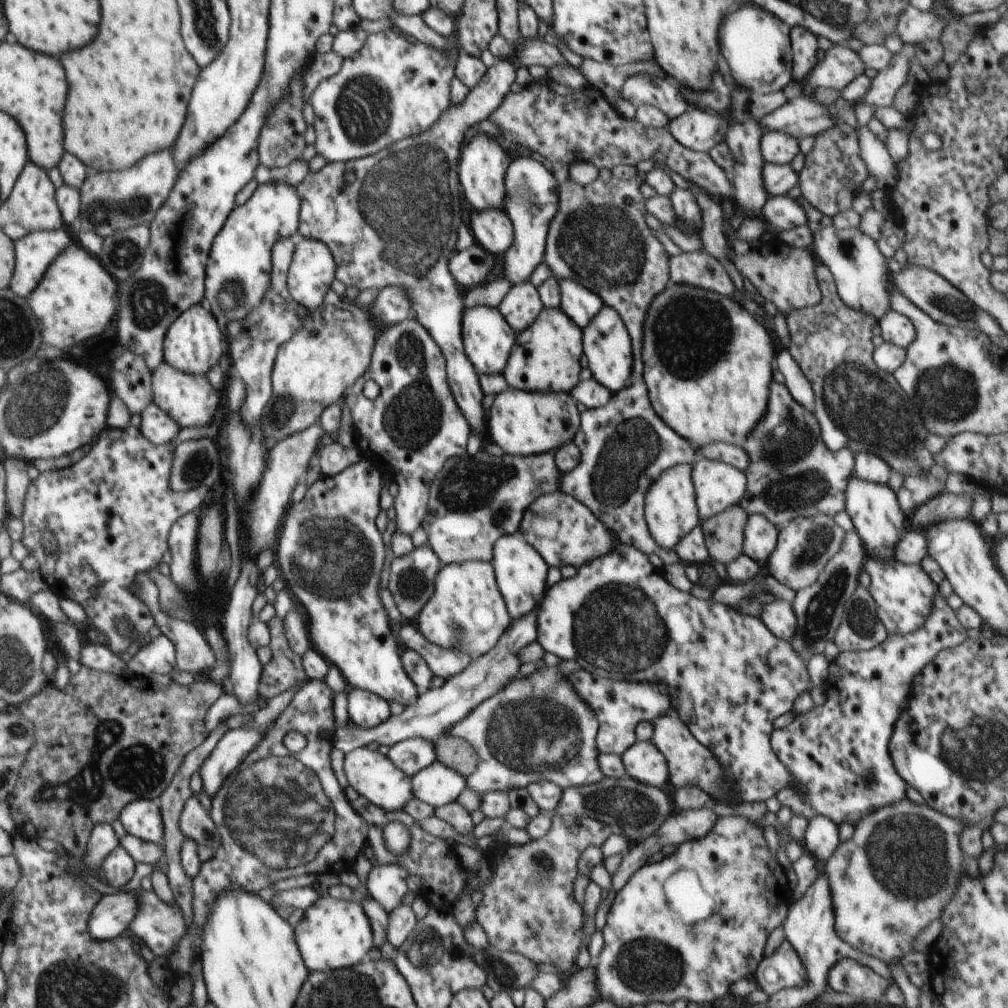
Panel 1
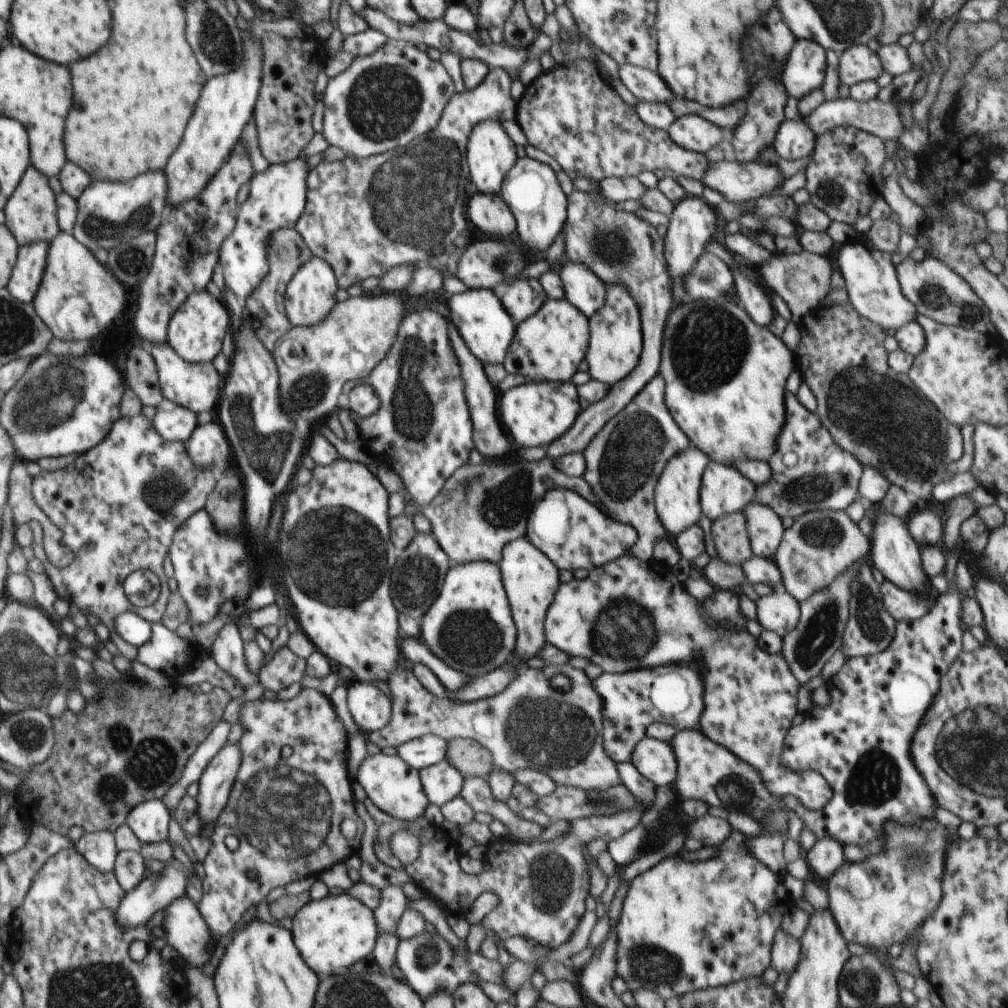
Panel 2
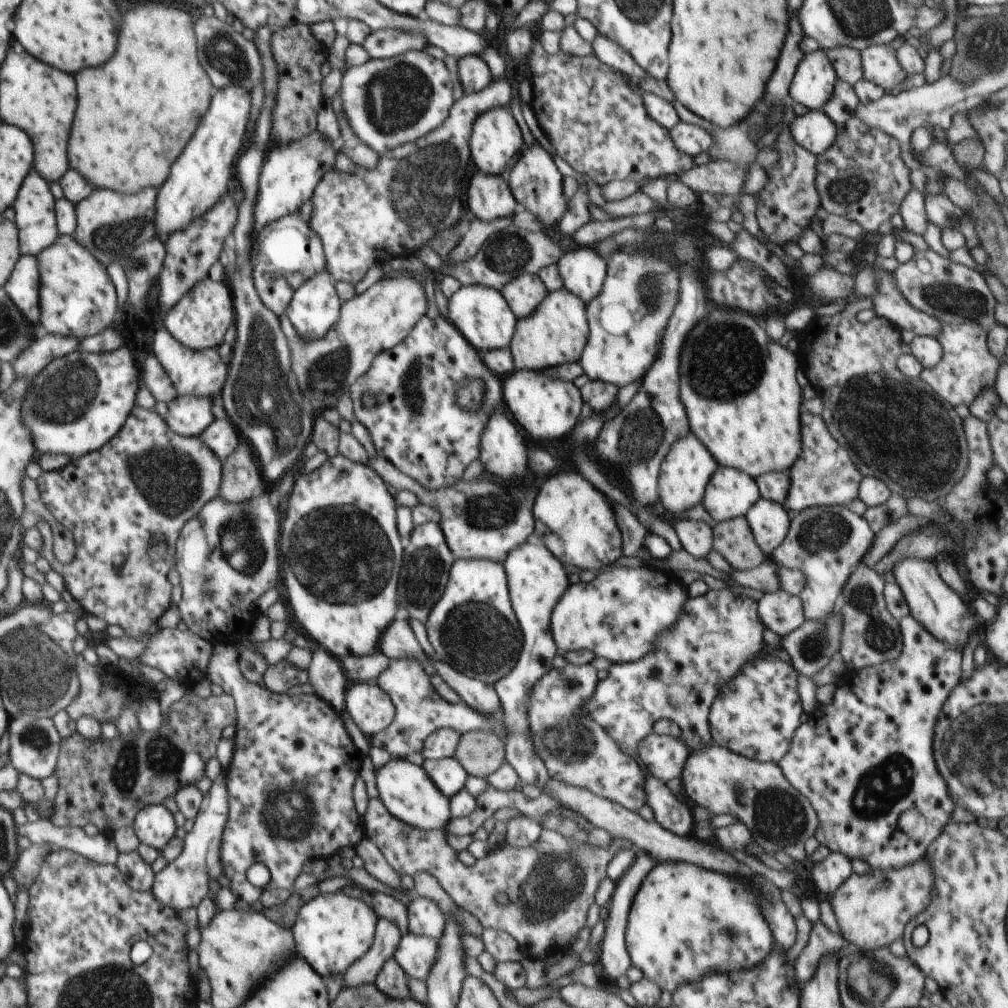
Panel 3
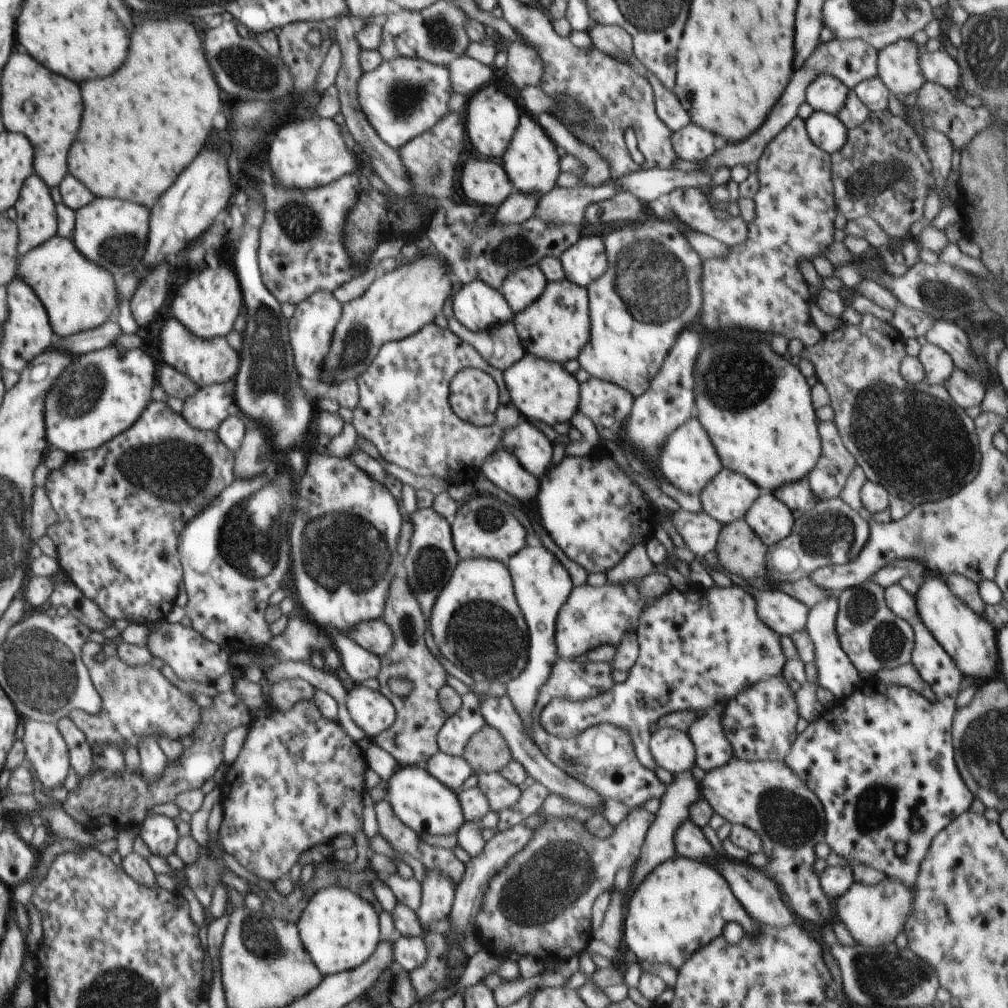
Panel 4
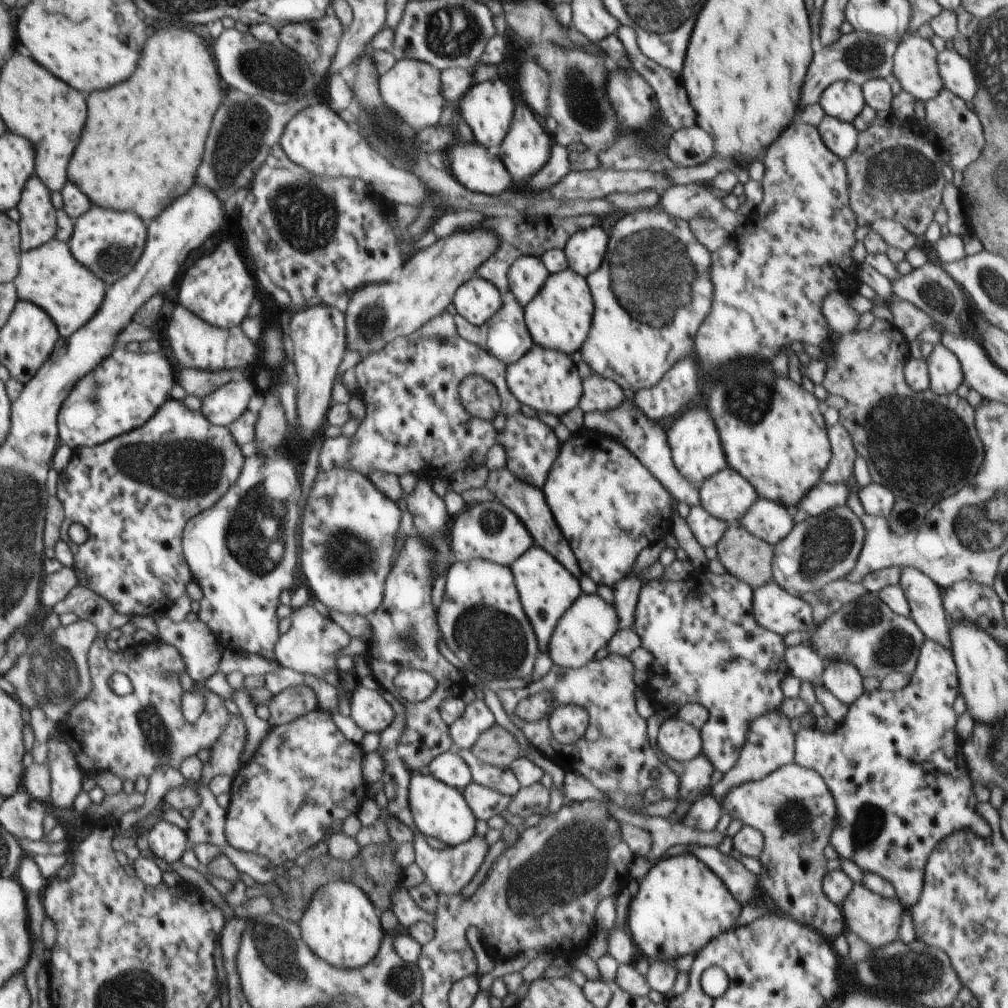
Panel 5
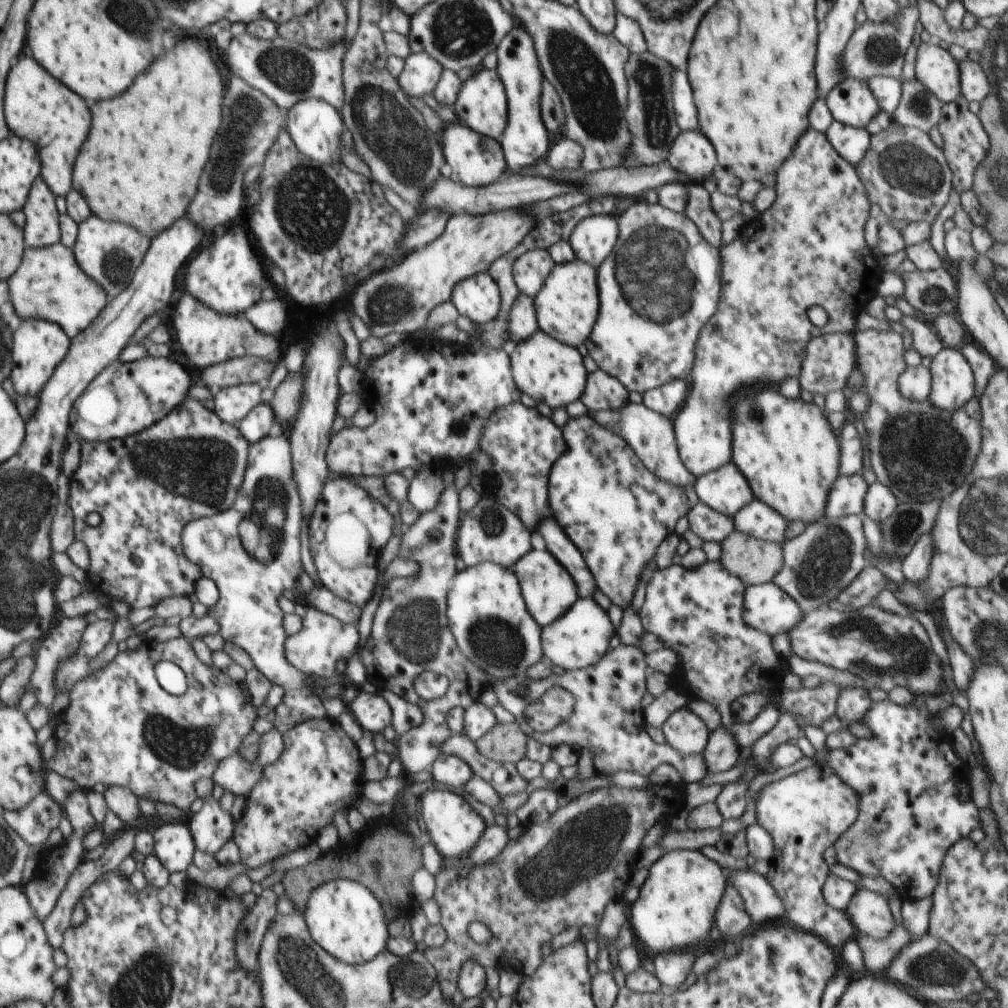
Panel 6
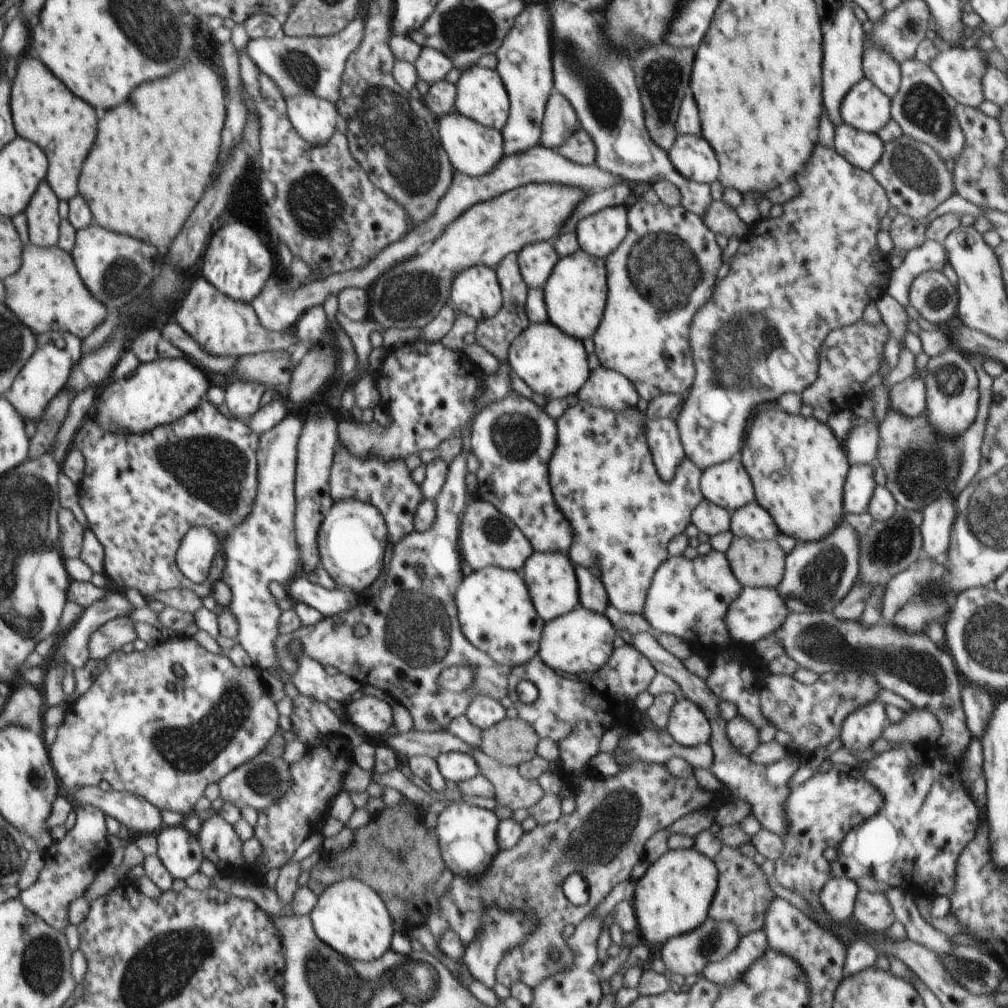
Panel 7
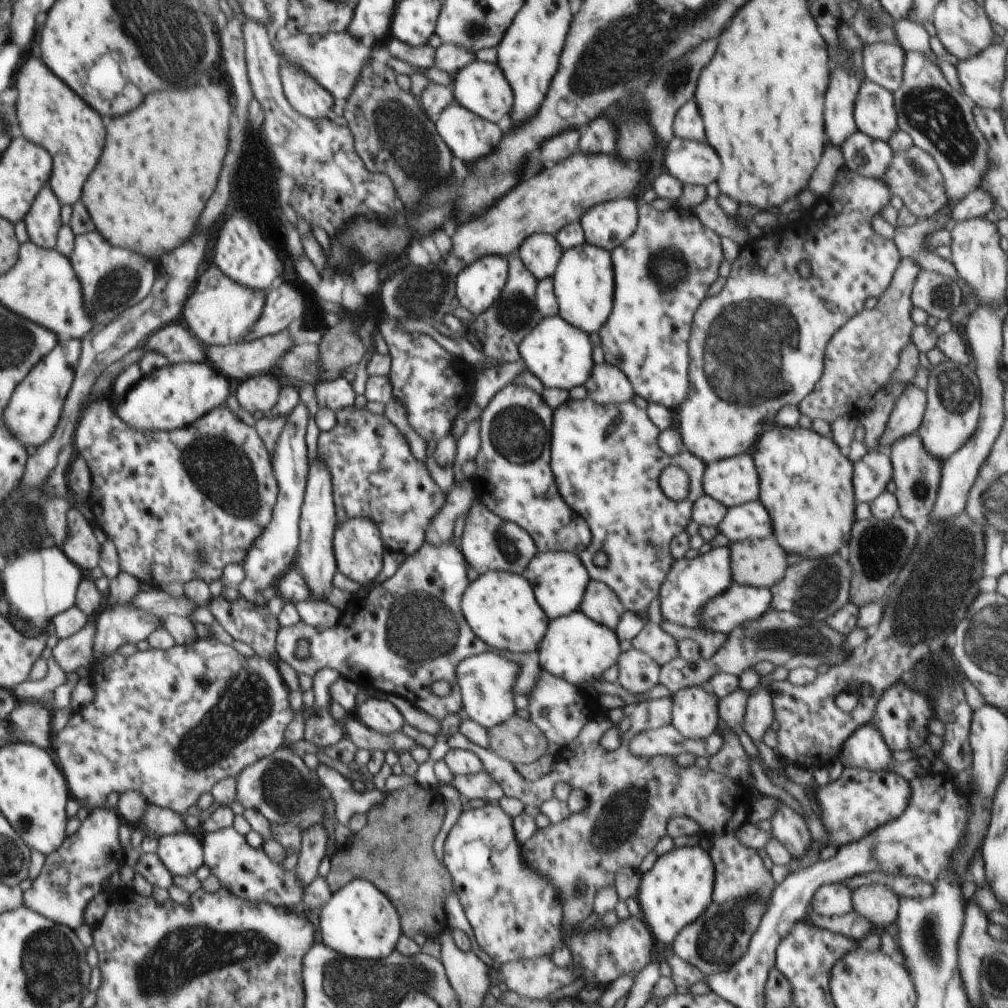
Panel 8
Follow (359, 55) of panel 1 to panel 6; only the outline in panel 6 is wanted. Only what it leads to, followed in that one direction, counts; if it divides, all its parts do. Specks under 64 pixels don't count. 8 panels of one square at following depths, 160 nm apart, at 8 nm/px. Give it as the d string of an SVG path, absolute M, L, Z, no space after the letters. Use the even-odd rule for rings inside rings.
M412 53L405 58L404 70L397 81L409 98L422 98L425 94L434 94L443 70L443 66L432 56Z

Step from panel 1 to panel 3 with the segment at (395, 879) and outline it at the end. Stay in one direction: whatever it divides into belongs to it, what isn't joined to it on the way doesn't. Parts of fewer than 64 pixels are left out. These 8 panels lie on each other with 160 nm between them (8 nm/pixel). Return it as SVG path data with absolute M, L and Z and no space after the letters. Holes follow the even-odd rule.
M379 918L375 928L375 939L372 946L366 951L366 954L350 965L343 974L344 985L346 987L358 987L360 990L364 985L374 985L379 970L383 964L393 958L401 939L400 929L391 921L385 918Z

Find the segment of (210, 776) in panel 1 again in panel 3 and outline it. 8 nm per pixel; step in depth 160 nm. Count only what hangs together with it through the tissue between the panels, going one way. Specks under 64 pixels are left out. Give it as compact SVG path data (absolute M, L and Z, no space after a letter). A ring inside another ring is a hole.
M226 770L213 782L212 787L203 795L195 823L187 832L180 856L169 862L160 873L155 874L154 884L151 888L155 899L164 906L179 912L197 906L206 898L210 880L218 880L225 872L221 861L221 846L223 830L229 815L228 791L226 788Z

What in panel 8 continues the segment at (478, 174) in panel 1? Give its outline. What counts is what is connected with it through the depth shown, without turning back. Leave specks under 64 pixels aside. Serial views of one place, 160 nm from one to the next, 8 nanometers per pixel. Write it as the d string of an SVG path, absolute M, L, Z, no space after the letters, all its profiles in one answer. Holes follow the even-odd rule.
M474 58L464 68L461 68L453 76L455 102L470 110L480 118L500 122L506 114L512 110L512 88L503 70L497 63L487 63Z

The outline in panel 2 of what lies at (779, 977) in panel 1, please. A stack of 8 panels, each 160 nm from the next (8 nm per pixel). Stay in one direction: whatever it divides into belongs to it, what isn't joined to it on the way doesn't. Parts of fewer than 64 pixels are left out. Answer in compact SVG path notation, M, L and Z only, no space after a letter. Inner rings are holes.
M778 929L773 938L771 966L774 966L779 974L782 972L791 972L792 974L799 963L800 953L800 940L783 929Z

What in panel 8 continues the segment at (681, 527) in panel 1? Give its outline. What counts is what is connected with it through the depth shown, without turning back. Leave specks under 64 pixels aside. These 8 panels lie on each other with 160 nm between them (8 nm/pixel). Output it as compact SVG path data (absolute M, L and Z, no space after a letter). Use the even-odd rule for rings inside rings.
M844 165L836 174L836 182L830 190L830 194L818 199L814 206L814 216L810 216L810 222L804 221L787 223L780 225L770 232L770 235L759 236L756 241L750 240L749 243L740 249L738 258L731 265L730 274L722 290L714 295L707 297L693 317L689 344L689 389L686 398L676 409L678 412L678 428L684 446L704 462L704 465L718 462L718 460L728 459L751 451L760 433L770 428L778 410L788 404L798 405L818 383L823 374L823 361L826 346L830 343L830 338L834 336L848 320L863 310L863 306L868 298L880 298L890 286L894 272L901 262L900 252L896 248L893 239L888 239L877 234L872 228L872 218L880 216L882 210L890 204L891 193L888 187L880 180L868 178L858 173L854 173ZM805 264L810 268L812 274L808 278L800 276L799 267Z

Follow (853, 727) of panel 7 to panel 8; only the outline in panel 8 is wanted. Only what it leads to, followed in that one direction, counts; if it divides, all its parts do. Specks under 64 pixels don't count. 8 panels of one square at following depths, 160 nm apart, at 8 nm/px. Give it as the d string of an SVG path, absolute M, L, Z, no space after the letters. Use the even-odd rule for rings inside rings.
M871 723L860 726L848 736L842 744L839 758L844 766L868 771L890 771L894 765L891 749Z

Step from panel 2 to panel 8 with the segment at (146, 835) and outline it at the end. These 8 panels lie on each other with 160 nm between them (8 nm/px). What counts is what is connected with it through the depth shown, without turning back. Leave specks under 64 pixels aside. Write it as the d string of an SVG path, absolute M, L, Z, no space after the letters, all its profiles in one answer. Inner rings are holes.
M187 833L159 837L156 853L173 877L194 875L203 864L201 842Z

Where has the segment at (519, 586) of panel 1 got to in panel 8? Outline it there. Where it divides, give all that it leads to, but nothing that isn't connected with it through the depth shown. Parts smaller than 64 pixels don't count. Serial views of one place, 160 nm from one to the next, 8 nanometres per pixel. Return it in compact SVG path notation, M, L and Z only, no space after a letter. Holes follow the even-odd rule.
M564 551L537 552L522 575L531 584L537 603L549 619L578 611L591 579L581 558L577 554Z

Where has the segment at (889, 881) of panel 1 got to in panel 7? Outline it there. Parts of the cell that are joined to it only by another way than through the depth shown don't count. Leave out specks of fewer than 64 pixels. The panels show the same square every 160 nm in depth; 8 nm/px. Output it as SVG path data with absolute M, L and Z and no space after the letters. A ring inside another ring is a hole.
M861 889L855 901L853 918L860 928L872 934L884 933L895 922L894 912L884 894Z

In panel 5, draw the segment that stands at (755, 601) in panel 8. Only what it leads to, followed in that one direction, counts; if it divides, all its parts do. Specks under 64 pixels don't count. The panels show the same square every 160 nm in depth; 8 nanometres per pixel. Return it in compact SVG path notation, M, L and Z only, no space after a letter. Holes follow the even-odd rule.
M771 581L753 590L754 619L766 630L784 637L791 632L807 632L813 624L810 604L784 591Z

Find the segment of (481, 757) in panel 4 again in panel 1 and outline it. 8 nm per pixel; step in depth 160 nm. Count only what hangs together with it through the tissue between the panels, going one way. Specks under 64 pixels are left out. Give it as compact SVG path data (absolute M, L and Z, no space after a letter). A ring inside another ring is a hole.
M444 734L434 740L434 744L437 760L458 774L467 778L477 769L477 750L467 740Z

